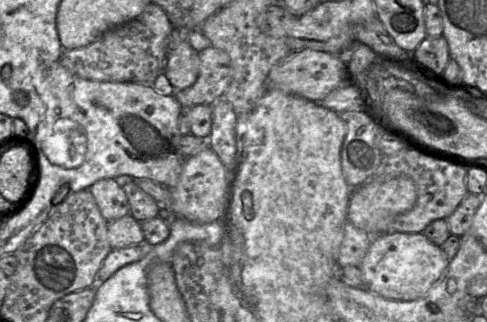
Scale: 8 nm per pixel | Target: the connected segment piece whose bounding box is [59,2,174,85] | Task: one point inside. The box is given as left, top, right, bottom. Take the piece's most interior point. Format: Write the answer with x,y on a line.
136,51

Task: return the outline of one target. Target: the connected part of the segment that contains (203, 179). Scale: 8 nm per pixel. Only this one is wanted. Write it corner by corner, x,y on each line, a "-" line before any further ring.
207,147
195,156
185,158
177,185
171,191
170,209
174,216
200,223
223,221
231,202
231,173
216,153

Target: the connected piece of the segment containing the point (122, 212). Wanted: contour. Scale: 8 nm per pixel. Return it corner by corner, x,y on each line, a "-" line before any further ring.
115,178
101,179
89,188
102,216
109,222
130,214
130,204
124,189

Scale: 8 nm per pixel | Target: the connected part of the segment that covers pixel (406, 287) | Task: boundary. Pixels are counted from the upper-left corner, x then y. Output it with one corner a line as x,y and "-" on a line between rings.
385,233
372,236
369,250
358,267
364,287
372,293
393,301
413,301
430,290
448,264
442,249
422,233

